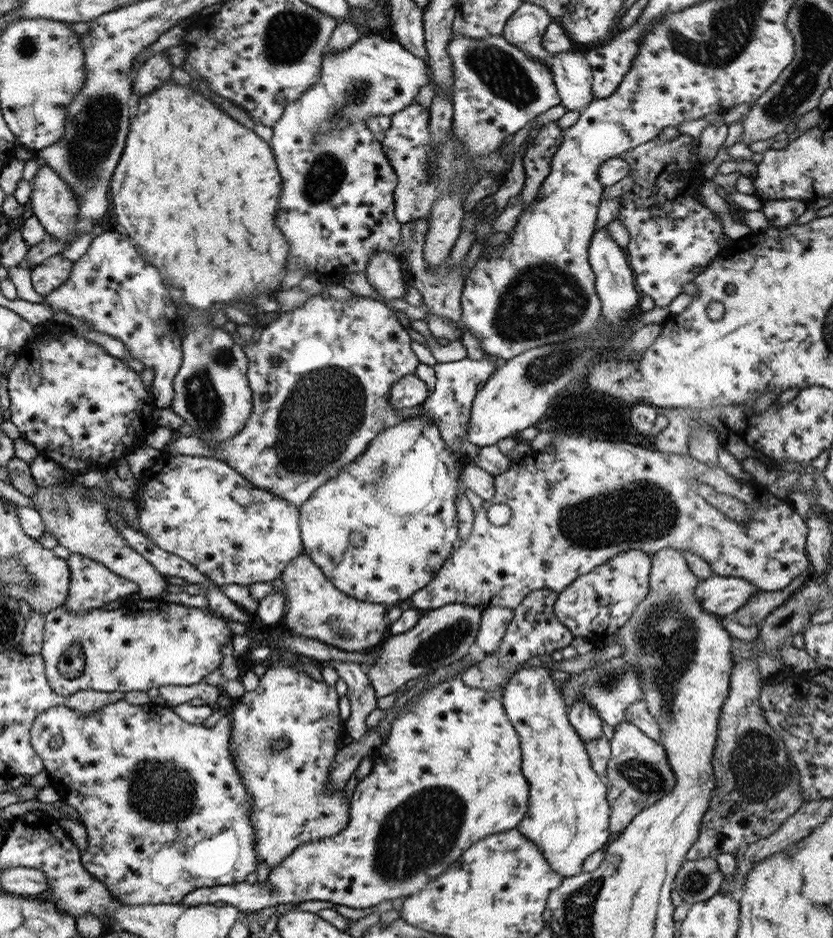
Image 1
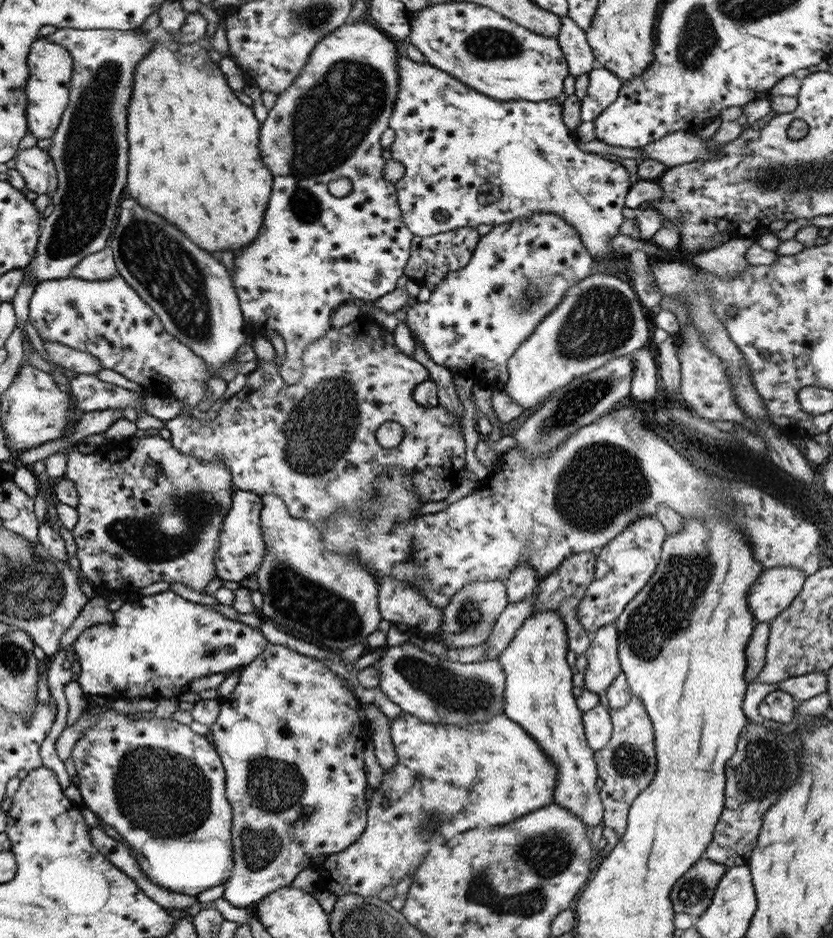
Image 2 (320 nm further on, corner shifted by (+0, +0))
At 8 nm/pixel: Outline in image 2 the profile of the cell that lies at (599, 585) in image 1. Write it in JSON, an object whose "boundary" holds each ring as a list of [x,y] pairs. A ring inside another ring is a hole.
{"boundary":[[[640,516],[628,525],[597,551],[593,580],[577,605],[577,618],[590,633],[604,624],[615,622],[635,593],[647,584],[659,562],[661,543],[666,536],[657,517]]]}

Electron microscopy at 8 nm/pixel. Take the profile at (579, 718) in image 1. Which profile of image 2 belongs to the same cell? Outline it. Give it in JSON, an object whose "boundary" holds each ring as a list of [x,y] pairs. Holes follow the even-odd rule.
{"boundary":[[[615,622],[604,624],[592,632],[590,643],[583,653],[587,661],[584,687],[598,696],[601,692],[606,692],[606,688],[621,672]]]}

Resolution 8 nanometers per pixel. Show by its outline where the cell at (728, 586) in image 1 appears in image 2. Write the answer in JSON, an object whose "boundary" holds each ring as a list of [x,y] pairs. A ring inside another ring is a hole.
{"boundary":[[[797,567],[764,569],[748,590],[748,607],[757,622],[770,621],[799,594],[806,574]]]}

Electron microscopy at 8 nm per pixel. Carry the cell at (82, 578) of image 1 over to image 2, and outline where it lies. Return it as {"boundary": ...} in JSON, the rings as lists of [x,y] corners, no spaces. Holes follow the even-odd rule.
{"boundary":[[[148,435],[147,437],[136,438],[134,436],[119,441],[106,441],[93,453],[82,454],[76,451],[75,447],[66,448],[63,452],[67,455],[66,467],[63,478],[73,482],[78,496],[77,506],[74,508],[77,513],[77,523],[70,530],[72,537],[81,540],[83,550],[93,552],[93,554],[76,554],[79,561],[79,577],[87,581],[93,588],[103,586],[107,590],[121,593],[135,593],[144,586],[149,586],[153,582],[180,582],[191,590],[203,592],[203,588],[209,584],[209,580],[216,577],[214,567],[214,556],[218,550],[219,535],[221,532],[221,519],[229,512],[232,497],[232,480],[229,469],[219,461],[209,461],[202,463],[191,455],[183,454],[173,448],[170,439],[164,440],[158,435]]]}

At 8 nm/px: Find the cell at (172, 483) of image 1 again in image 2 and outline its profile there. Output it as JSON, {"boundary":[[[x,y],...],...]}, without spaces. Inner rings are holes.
{"boundary":[[[234,489],[232,491],[229,512],[221,519],[221,532],[219,535],[218,550],[214,556],[216,577],[221,581],[238,582],[249,574],[256,574],[265,552],[259,516],[262,507],[260,495],[246,490]]]}

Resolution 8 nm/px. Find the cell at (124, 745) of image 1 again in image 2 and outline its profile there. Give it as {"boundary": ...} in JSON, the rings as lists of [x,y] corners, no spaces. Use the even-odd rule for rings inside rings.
{"boundary":[[[89,704],[83,713],[98,716],[98,720],[93,723],[93,727],[83,730],[83,737],[77,740],[77,743],[71,748],[70,758],[75,768],[75,774],[80,780],[77,786],[79,796],[81,796],[81,806],[89,808],[99,822],[111,826],[127,844],[131,847],[129,854],[135,858],[135,862],[139,864],[139,870],[153,883],[161,888],[169,889],[171,892],[178,892],[187,896],[196,896],[199,892],[219,886],[223,884],[230,875],[233,868],[233,853],[231,846],[231,809],[225,797],[224,786],[224,769],[217,755],[217,751],[213,748],[207,735],[197,735],[192,730],[179,724],[171,718],[151,717],[149,719],[128,719],[129,715],[119,714],[116,710],[111,710],[103,706]]]}

